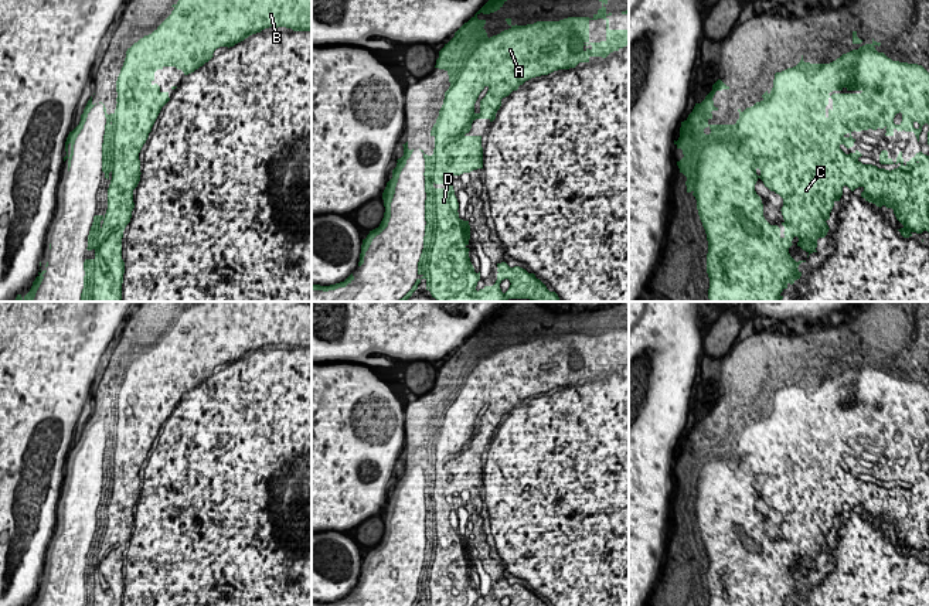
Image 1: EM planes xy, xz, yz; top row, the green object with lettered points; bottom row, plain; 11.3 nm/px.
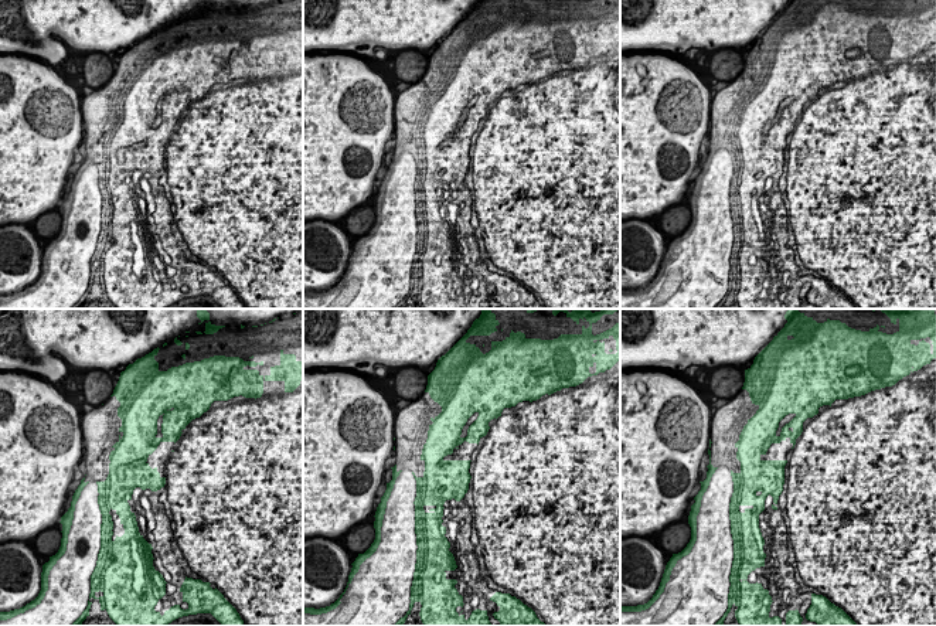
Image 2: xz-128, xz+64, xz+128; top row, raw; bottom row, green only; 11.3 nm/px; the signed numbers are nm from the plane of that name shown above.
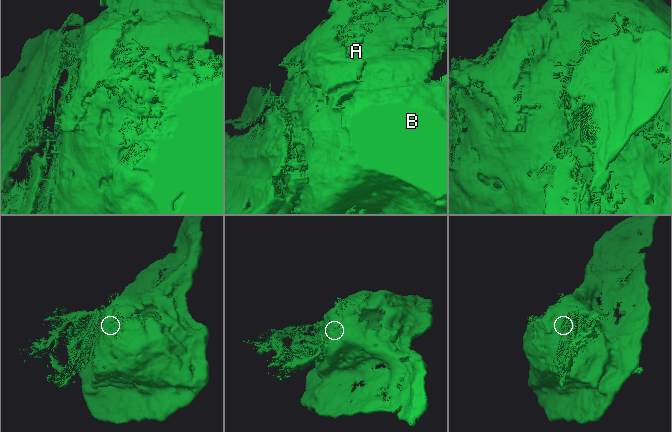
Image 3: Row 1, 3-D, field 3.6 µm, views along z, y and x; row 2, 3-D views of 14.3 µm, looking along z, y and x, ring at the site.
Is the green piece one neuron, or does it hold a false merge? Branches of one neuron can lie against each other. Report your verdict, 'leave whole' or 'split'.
split

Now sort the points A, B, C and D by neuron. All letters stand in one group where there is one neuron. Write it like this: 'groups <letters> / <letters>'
groups A B C / D

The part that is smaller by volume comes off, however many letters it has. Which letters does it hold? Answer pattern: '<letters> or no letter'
D

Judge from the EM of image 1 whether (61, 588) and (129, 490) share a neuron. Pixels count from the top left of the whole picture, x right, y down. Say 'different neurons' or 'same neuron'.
different neurons

